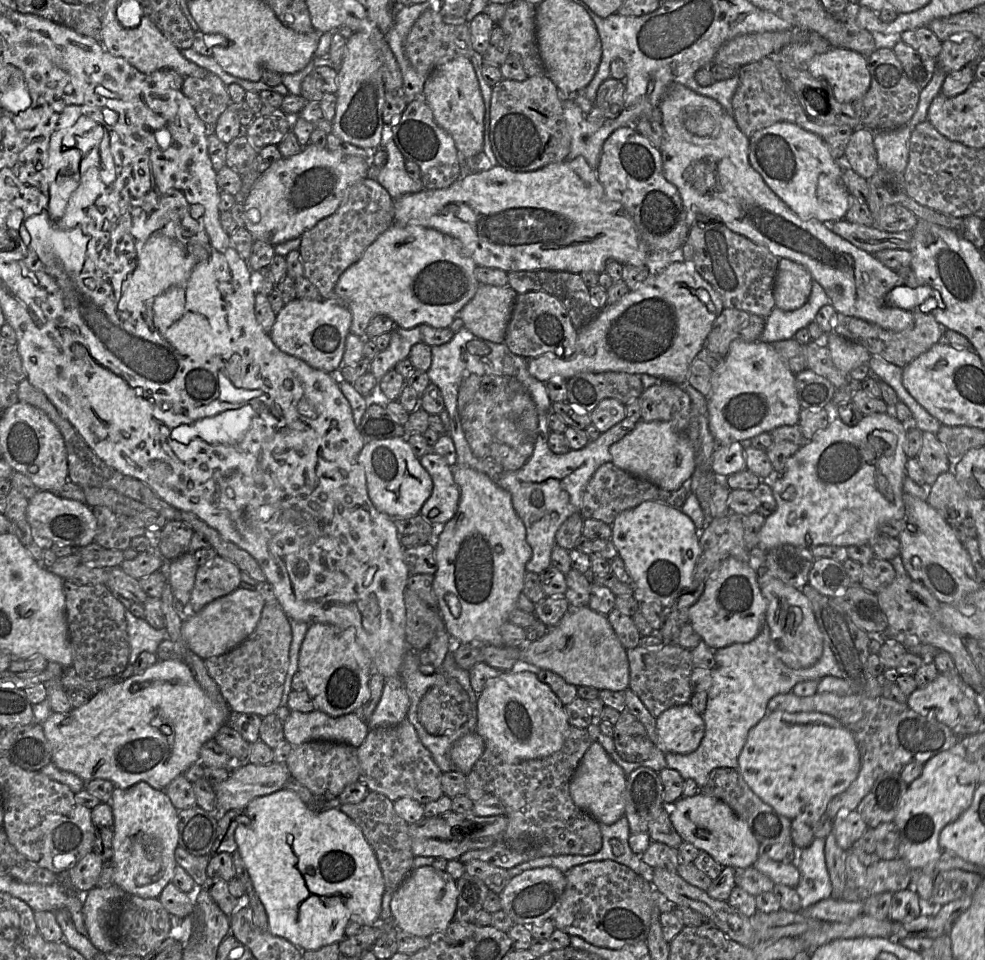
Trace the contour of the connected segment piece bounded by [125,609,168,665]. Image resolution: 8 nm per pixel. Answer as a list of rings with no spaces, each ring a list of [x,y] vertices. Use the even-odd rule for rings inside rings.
[[[126,609],[125,618],[130,644],[129,664],[134,665],[140,653],[147,651],[156,654],[159,644],[168,639],[166,629],[156,630],[145,619],[135,617]]]

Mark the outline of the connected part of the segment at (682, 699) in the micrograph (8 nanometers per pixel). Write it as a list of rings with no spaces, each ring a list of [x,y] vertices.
[[[676,644],[661,648],[638,646],[627,649],[629,661],[629,687],[655,718],[674,706],[690,703],[693,694],[691,673],[694,668],[691,651]]]

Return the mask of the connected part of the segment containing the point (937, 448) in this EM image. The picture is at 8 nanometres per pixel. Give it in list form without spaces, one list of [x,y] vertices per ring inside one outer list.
[[[922,432],[921,440],[921,449],[916,458],[925,483],[932,486],[940,474],[949,471],[949,456],[934,434]]]

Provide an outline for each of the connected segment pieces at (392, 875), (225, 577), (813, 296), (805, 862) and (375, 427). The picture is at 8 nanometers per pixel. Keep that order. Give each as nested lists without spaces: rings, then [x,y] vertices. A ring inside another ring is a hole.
[[[370,791],[359,803],[341,804],[339,810],[361,829],[372,848],[384,881],[385,891],[396,890],[413,870],[414,855],[409,836],[409,824],[394,810],[393,802],[382,794]]]
[[[217,555],[212,561],[198,567],[189,599],[189,614],[197,613],[209,603],[235,591],[241,584],[241,571],[231,561]]]
[[[813,280],[809,299],[802,307],[793,311],[784,311],[778,307],[772,309],[765,318],[764,330],[759,340],[774,343],[794,338],[799,329],[807,328],[815,321],[819,309],[827,304],[830,304],[830,298],[822,286]]]
[[[814,838],[806,848],[798,849],[792,864],[798,869],[800,878],[795,890],[799,894],[802,909],[831,896],[832,885],[825,861],[825,839]]]
[[[370,403],[359,430],[365,443],[394,437],[406,438],[404,427],[396,422],[396,417],[386,409],[385,404]]]

